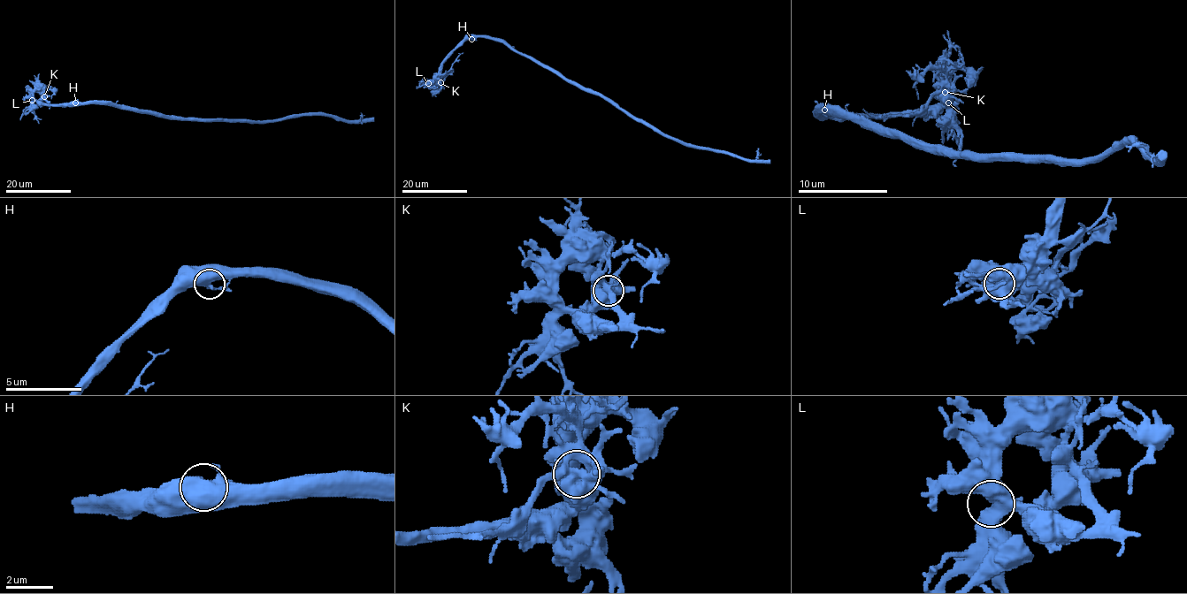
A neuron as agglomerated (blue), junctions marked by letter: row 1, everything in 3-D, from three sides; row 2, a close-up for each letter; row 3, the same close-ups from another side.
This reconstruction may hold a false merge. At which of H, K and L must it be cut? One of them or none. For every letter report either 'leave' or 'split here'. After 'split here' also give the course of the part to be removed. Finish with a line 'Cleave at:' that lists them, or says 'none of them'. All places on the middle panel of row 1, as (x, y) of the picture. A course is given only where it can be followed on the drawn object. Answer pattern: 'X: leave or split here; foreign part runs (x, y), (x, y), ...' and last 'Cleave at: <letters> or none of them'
H: leave
K: split here; foreign part runs (440, 82), (440, 79), (463, 52)
L: leave
Cleave at: K

